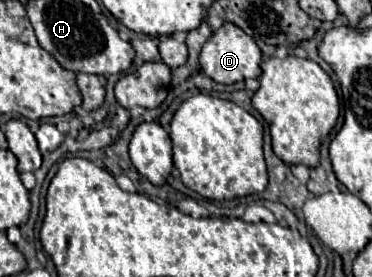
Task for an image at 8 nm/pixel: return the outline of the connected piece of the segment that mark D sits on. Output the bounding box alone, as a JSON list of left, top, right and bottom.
[200,22,262,84]

